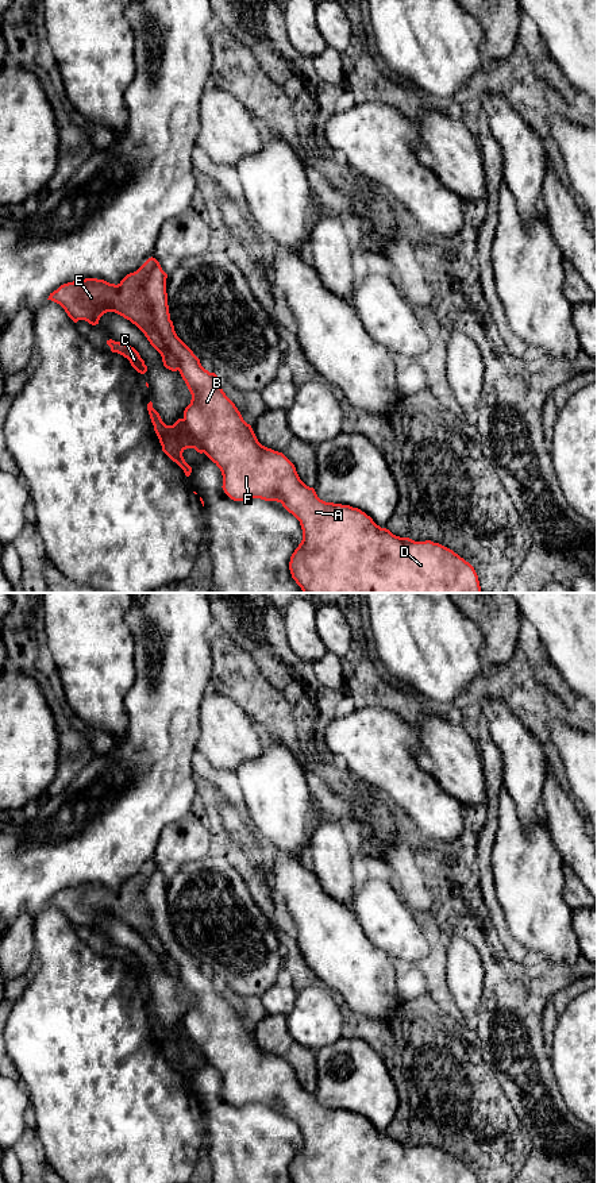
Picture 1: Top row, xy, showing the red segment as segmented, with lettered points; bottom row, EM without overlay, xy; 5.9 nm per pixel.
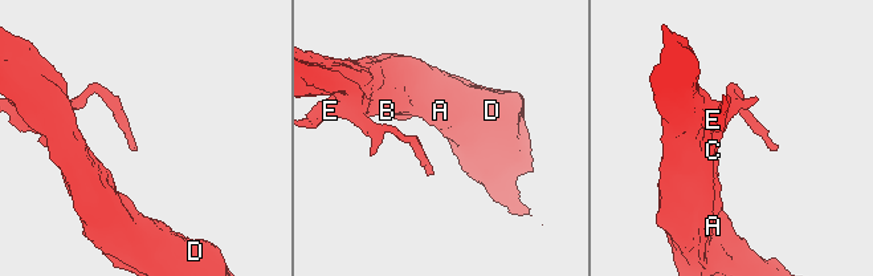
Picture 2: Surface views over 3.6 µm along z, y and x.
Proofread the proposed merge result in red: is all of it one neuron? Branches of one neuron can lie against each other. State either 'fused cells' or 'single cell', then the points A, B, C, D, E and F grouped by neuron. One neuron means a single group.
fused cells; groups A B D F / C E

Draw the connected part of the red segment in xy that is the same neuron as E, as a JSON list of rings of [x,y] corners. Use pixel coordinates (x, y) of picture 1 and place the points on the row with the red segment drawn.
[[[149,258],[118,285],[97,278],[63,284],[50,293],[47,300],[59,304],[74,323],[85,320],[96,325],[107,312],[123,316],[145,334],[150,344],[161,354],[163,366],[177,371],[177,358],[169,352],[161,334],[154,328],[154,319],[143,288],[147,273],[157,263],[155,258]]]

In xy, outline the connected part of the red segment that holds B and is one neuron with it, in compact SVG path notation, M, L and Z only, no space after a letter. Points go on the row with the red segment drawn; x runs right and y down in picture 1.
M158 262L147 273L143 288L154 328L177 358L178 371L192 394L184 411L186 429L220 469L222 488L231 500L277 501L300 521L303 540L290 556L289 570L303 593L481 593L474 567L452 550L431 540L415 542L396 536L358 508L320 500L315 489L300 479L294 465L282 452L262 446L223 392L219 377L205 370L177 336L169 313L166 278Z

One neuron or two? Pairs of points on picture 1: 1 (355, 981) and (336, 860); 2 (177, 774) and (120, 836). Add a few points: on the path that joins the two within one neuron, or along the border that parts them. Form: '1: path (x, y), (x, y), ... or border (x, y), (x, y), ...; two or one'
1: border (320, 882), (328, 894), (345, 905); two
2: path (162, 789), (130, 821); one

